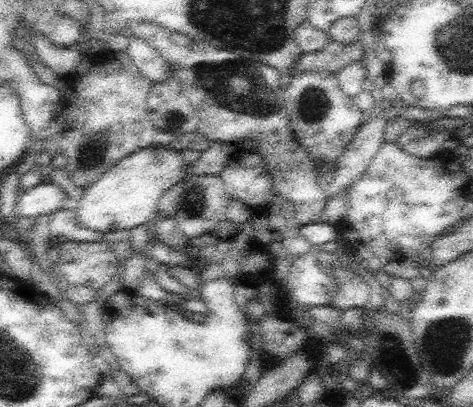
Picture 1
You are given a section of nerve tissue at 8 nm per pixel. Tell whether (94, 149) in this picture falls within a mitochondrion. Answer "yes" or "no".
yes

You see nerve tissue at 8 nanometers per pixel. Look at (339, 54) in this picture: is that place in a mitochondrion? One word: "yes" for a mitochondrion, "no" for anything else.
no

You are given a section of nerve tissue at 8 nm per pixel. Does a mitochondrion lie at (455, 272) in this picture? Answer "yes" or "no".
no

